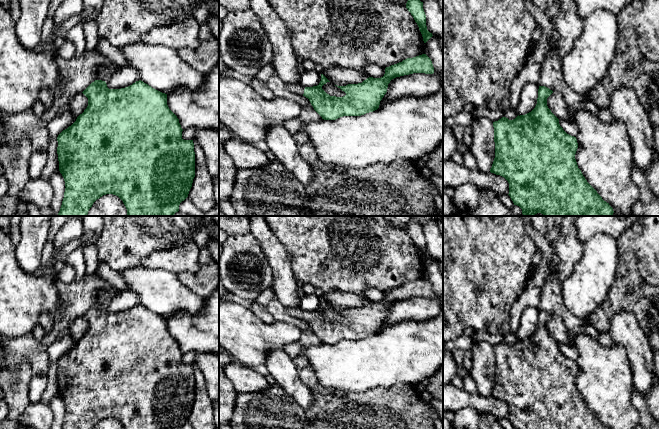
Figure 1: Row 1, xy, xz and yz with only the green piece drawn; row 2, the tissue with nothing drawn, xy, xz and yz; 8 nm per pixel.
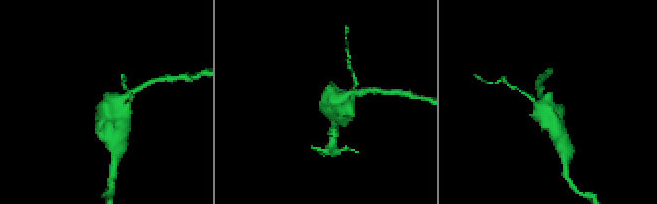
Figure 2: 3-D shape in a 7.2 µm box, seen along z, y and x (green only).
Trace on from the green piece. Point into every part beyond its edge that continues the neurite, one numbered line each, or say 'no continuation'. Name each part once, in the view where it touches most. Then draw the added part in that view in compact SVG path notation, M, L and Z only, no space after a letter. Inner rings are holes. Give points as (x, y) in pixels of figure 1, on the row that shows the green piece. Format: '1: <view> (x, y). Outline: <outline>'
1: xz (295, 88). Outline: M291 84L289 86L287 85L287 87L293 93L300 94L302 96L304 94L305 87L302 86L301 84Z

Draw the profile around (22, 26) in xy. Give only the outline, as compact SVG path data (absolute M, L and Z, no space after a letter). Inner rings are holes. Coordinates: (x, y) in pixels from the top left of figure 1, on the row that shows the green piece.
M19 0L20 17L15 22L18 40L29 50L41 41L50 0Z

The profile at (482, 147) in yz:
M474 118L472 127L472 143L470 152L477 162L477 169L490 172L495 158L495 142L493 122L487 118Z

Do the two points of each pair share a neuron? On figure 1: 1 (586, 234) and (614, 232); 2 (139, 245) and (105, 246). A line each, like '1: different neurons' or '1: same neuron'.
1: same neuron
2: same neuron

